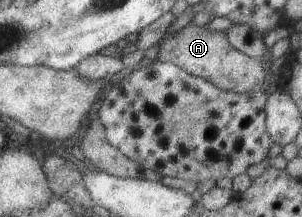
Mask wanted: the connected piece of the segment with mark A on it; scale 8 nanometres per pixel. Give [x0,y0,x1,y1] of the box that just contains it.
[159,24,265,94]

